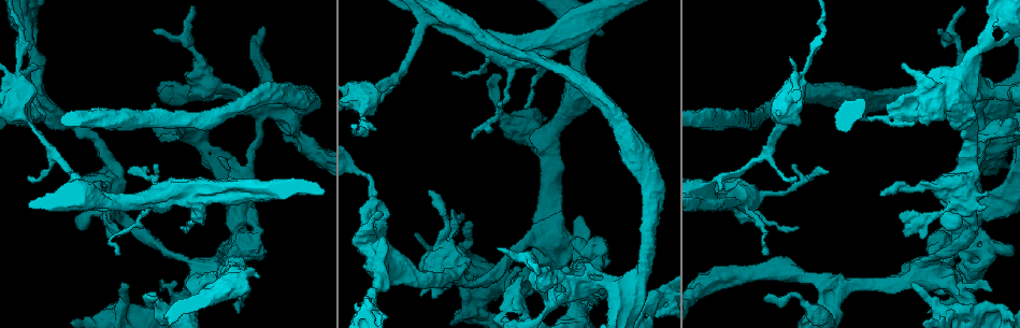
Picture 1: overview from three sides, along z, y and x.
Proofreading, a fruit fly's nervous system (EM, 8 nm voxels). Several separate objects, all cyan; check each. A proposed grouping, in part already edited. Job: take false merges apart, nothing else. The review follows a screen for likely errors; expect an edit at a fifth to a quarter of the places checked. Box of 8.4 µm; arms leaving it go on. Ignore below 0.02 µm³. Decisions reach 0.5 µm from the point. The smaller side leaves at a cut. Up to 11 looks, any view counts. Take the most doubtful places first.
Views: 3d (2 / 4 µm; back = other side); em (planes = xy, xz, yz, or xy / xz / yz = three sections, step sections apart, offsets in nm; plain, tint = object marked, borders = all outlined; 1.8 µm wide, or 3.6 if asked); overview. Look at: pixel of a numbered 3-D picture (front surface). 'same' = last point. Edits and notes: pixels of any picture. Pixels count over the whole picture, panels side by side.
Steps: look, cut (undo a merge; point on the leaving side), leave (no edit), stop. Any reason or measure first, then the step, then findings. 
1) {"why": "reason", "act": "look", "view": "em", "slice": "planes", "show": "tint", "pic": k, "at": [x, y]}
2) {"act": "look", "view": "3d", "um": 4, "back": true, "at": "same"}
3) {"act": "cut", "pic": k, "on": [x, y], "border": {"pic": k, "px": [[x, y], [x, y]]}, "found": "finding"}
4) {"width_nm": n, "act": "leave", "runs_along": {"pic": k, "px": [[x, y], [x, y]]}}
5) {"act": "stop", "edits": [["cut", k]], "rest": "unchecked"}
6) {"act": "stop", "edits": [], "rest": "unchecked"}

{"why": "two arms at a narrow angle", "act": "look", "view": "em", "slice": "yz", "step": 8, "show": "tint", "pic": 1, "at": [371, 251]}

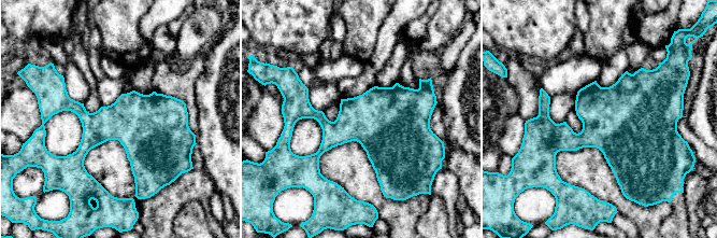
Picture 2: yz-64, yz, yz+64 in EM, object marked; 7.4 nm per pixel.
{"act": "leave", "found": "one neuron here"}

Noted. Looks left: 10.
{"why": "a fork", "act": "look", "view": "em", "um": 3.6, "slice": "planes", "show": "tint", "pic": 1, "at": [286, 111]}

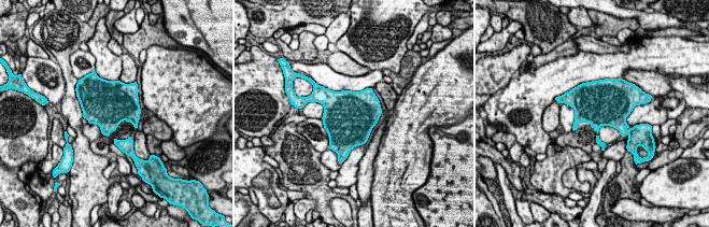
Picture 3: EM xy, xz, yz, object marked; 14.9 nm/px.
{"act": "leave", "found": "all the same neuron"}

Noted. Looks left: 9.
{"why": "sharp bend", "act": "look", "view": "em", "um": 3.6, "slice": "planes", "show": "tint", "pic": 1, "at": [947, 316]}

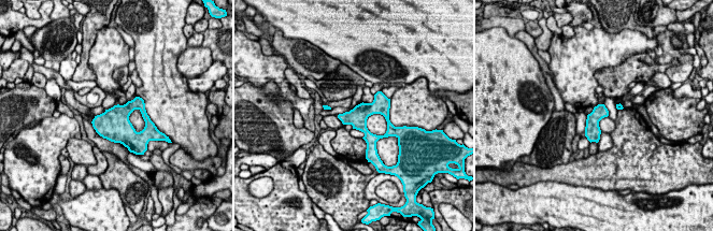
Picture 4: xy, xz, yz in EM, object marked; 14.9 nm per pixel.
{"act": "leave", "found": "all the same neuron"}

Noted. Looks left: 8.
{"why": "arms part here", "act": "look", "view": "em", "slice": "xz", "step": 8, "show": "tint", "pic": 1, "at": [846, 284]}

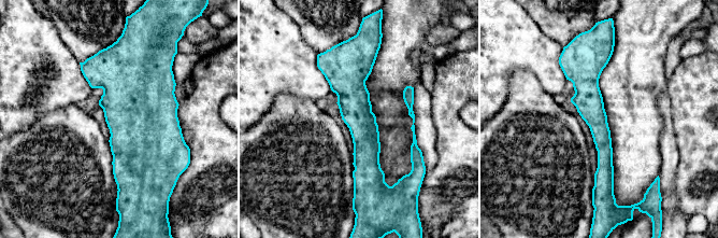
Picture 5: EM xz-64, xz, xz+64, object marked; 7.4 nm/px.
{"why": "cut it another way", "act": "look", "view": "em", "slice": "planes", "show": "tint", "at": "same"}

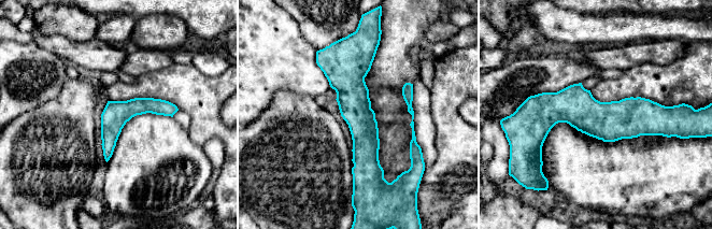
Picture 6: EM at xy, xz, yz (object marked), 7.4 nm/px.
{"act": "leave", "runs_along": {"pic": 6, "px": [[353, 52], [364, 181]]}, "found": "all the same neuron"}

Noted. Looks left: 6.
{"why": "sudden change in width", "act": "look", "view": "em", "slice": "xz", "step": 8, "show": "tint", "pic": 1, "at": [1002, 209]}

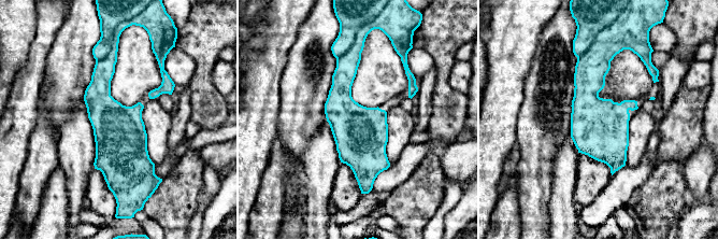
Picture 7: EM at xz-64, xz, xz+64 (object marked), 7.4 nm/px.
{"why": "another direction", "act": "look", "view": "em", "slice": "planes", "show": "tint", "at": "same"}

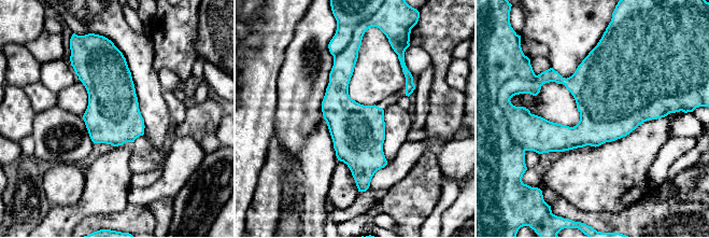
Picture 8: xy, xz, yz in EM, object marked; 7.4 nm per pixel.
{"act": "cut", "pic": 8, "on": [348, 18], "border": {"pic": 8, "px": [[349, 43], [334, 57]]}, "found": "two neurons meet here"}

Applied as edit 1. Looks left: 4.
{"act": "stop", "edits": [["cut", 8]], "rest": "unchecked"}

